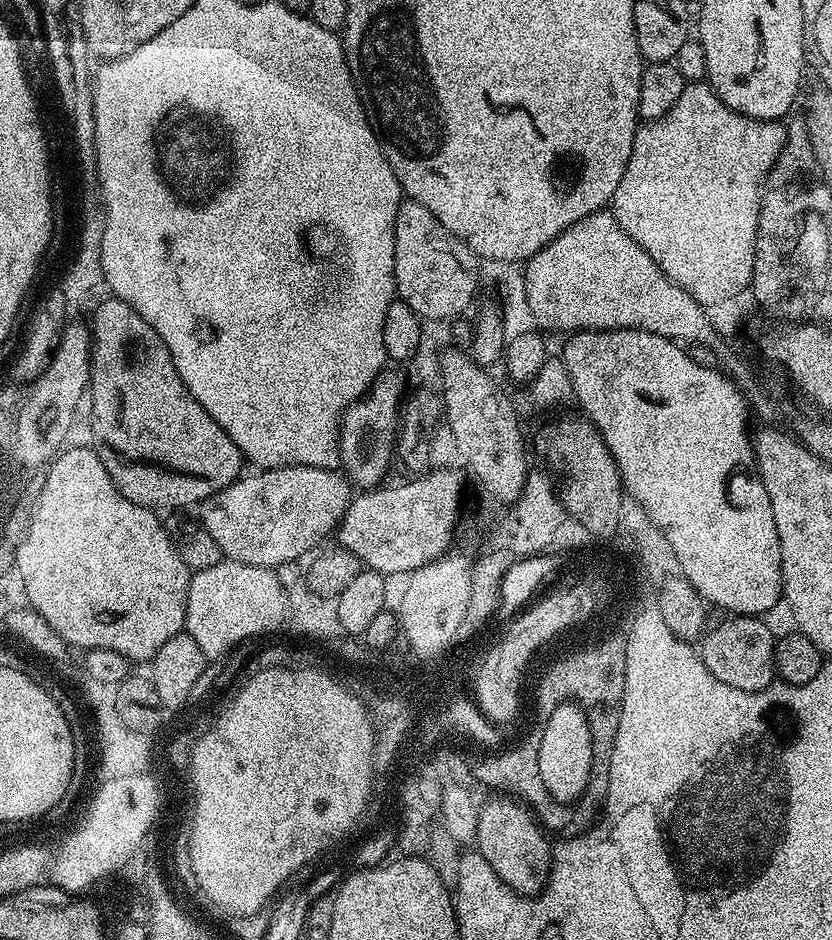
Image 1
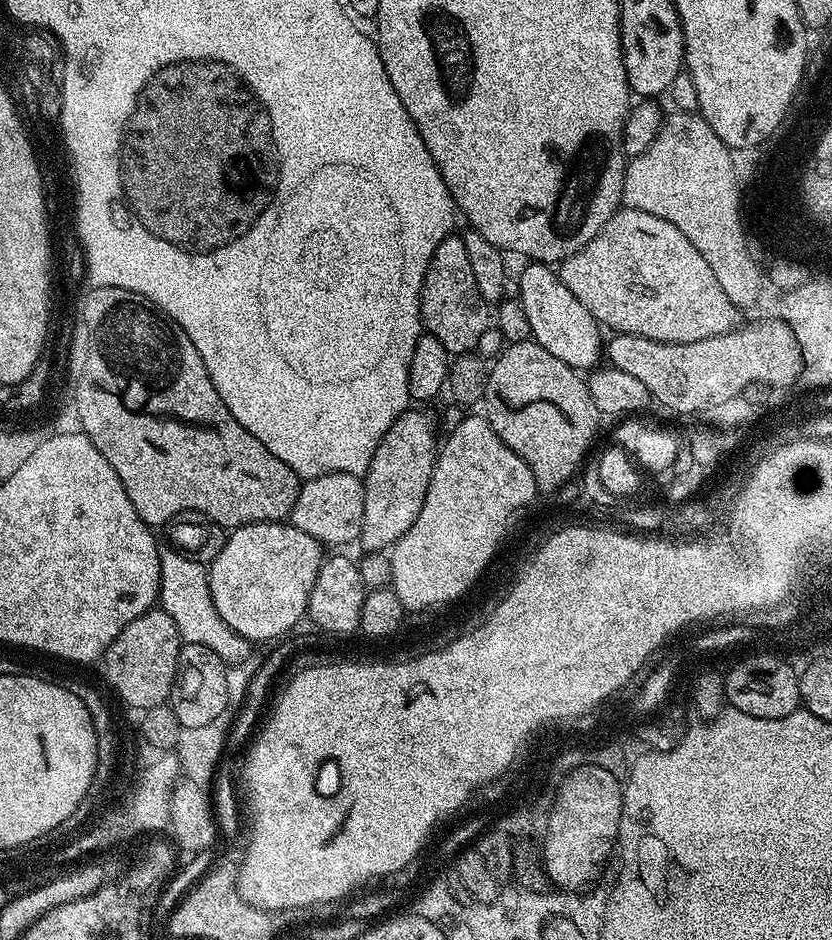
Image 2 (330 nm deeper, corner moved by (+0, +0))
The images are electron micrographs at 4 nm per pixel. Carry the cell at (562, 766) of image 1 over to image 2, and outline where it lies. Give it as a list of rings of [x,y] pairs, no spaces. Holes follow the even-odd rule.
[[[584,768],[584,772],[576,772],[572,780],[564,783],[556,816],[552,816],[552,829],[548,831],[548,866],[554,870],[555,884],[581,888],[590,882],[610,851],[619,816],[620,792],[608,772]]]

